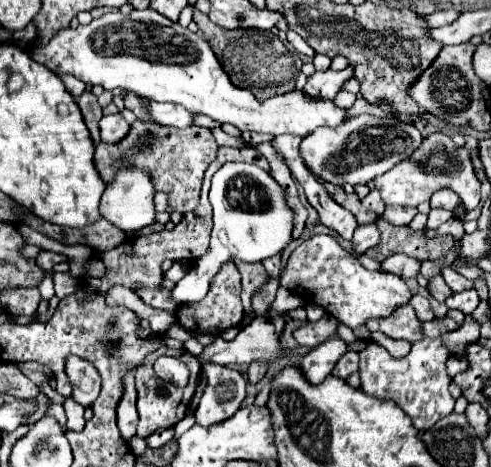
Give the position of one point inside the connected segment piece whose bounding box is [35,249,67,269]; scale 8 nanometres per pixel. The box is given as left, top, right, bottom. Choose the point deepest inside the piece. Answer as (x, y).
(45, 258)

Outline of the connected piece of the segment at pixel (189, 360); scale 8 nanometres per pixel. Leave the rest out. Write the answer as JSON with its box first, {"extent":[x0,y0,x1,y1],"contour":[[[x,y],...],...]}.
{"extent":[135,347,201,439],"contour":[[[159,347],[155,353],[147,355],[147,357],[143,359],[143,363],[135,369],[137,411],[139,411],[137,435],[143,437],[143,439],[149,437],[153,431],[157,431],[157,429],[161,429],[161,427],[173,427],[175,423],[179,423],[179,421],[185,417],[185,413],[187,413],[187,405],[189,405],[189,401],[191,401],[191,397],[193,397],[193,393],[195,393],[195,381],[197,381],[199,373],[201,373],[201,365],[199,365],[199,361],[197,361],[189,351],[185,351],[185,349],[177,349],[177,351],[173,353],[173,357],[181,359],[181,361],[189,367],[189,371],[191,371],[189,383],[187,383],[187,387],[177,387],[177,385],[165,383],[165,381],[161,381],[161,379],[155,375],[155,371],[153,371],[153,361],[157,361],[157,357],[161,357],[161,355],[169,355],[169,349],[167,349],[167,347]]]}

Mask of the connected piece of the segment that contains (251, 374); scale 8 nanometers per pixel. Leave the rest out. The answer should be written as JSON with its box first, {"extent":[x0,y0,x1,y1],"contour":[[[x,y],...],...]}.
{"extent":[247,363,267,383],"contour":[[[251,363],[249,365],[249,371],[247,371],[247,379],[251,381],[251,383],[257,383],[257,381],[261,381],[263,379],[263,375],[265,375],[265,371],[267,371],[267,363]]]}

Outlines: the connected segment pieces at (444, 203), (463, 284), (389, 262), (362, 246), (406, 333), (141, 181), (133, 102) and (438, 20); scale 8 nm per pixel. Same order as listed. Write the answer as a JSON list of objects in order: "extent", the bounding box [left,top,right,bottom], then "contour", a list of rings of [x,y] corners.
[{"extent":[431,189,459,211],"contour":[[[439,189],[431,197],[431,207],[441,207],[441,209],[455,211],[457,209],[457,203],[459,203],[457,193],[455,191],[449,191],[449,189]]]},{"extent":[441,267,475,293],"contour":[[[445,267],[445,269],[441,271],[441,275],[445,277],[445,281],[447,281],[447,285],[453,289],[453,293],[455,293],[455,291],[473,289],[473,287],[475,287],[471,279],[465,279],[465,277],[461,277],[461,275],[459,275],[455,269],[451,269],[451,267]]]},{"extent":[381,255,421,279],"contour":[[[393,255],[385,259],[385,263],[381,263],[381,269],[395,273],[401,279],[415,279],[421,273],[421,261],[407,255]]]},{"extent":[353,223,381,253],"contour":[[[369,223],[369,225],[359,225],[355,229],[353,235],[353,249],[357,253],[365,253],[367,249],[371,249],[373,245],[377,245],[381,241],[381,231],[377,227],[377,223]]]},{"extent":[365,305,421,343],"contour":[[[401,305],[397,307],[389,317],[381,317],[381,319],[369,319],[365,323],[365,327],[369,331],[381,331],[393,339],[407,339],[409,343],[419,341],[421,335],[421,327],[419,327],[419,319],[413,313],[411,305]]]},{"extent":[99,169,155,231],"contour":[[[123,169],[121,173],[117,173],[117,177],[113,179],[111,185],[107,185],[103,197],[101,197],[101,205],[99,205],[99,213],[103,219],[107,219],[109,223],[113,223],[115,227],[119,227],[121,231],[139,231],[145,225],[155,223],[155,209],[153,209],[153,195],[155,189],[149,181],[149,175],[145,171],[139,169]]]},{"extent":[125,93,153,121],"contour":[[[131,93],[129,97],[125,97],[125,107],[127,107],[127,109],[131,109],[131,111],[137,115],[137,119],[141,119],[141,121],[153,121],[153,119],[145,113],[145,109],[143,109],[141,101],[139,101],[137,97],[133,97],[133,93]]]},{"extent":[423,9,459,27],"contour":[[[449,9],[449,11],[435,11],[431,15],[425,15],[423,21],[427,23],[427,27],[443,27],[443,25],[449,25],[457,17],[459,17],[459,13]]]}]

